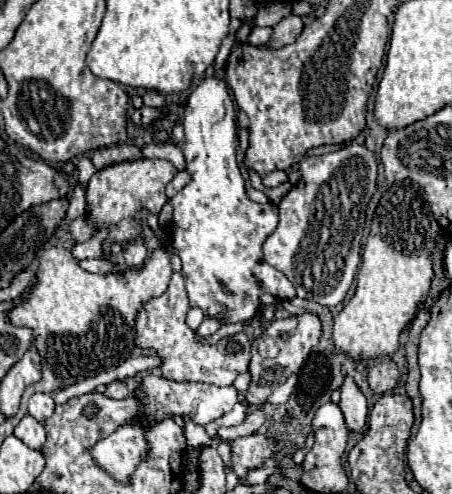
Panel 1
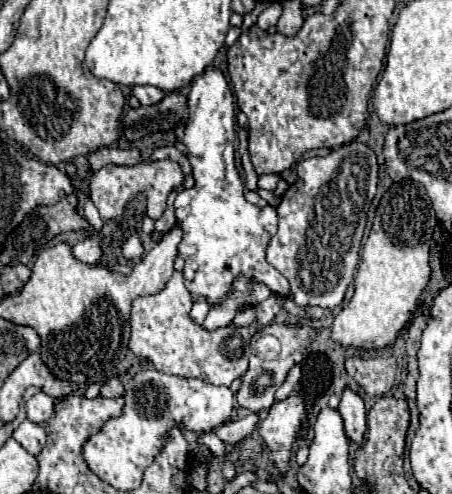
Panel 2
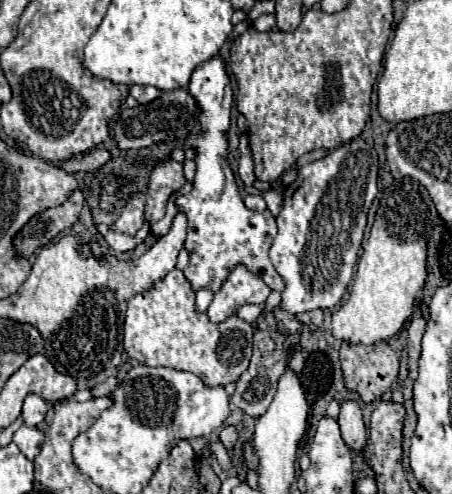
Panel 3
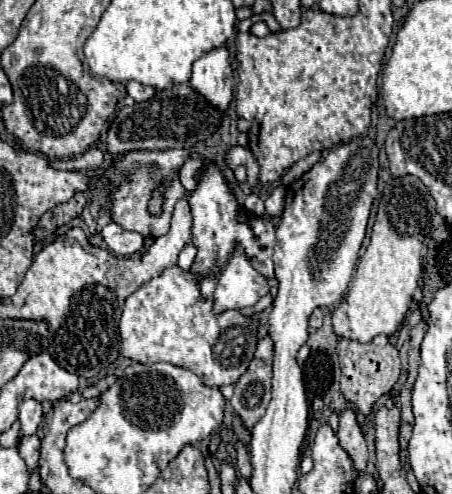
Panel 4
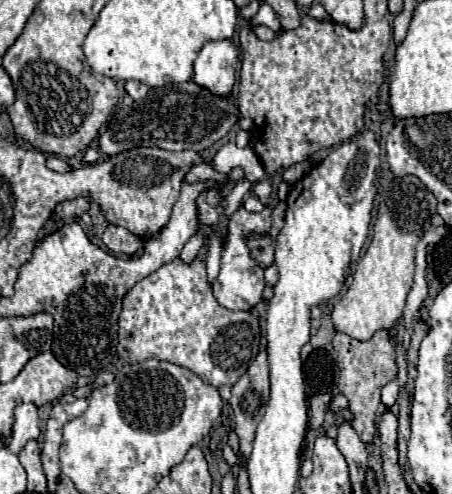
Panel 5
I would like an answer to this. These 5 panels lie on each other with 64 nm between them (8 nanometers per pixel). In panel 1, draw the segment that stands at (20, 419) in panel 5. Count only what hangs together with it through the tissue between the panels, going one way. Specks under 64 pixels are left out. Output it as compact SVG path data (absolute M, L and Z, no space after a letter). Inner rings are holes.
M36 392L30 396L28 400L28 412L36 418L36 420L46 420L48 416L52 416L54 412L54 400L52 400L52 394L42 394L42 392Z

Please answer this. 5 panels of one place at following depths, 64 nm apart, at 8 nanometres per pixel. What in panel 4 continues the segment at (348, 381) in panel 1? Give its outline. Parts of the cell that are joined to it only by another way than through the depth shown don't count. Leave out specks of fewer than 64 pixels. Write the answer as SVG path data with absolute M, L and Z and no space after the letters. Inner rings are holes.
M348 408L348 410L344 410L340 414L338 438L340 438L340 446L352 456L354 468L356 470L364 470L366 468L366 460L368 460L368 450L366 450L364 434L362 434L362 430L358 426L356 412L352 408Z

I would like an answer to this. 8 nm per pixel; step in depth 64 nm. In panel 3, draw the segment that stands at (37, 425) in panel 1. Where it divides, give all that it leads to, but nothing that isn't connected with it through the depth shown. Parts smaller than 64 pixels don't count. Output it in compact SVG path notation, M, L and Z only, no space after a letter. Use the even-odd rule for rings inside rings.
M22 424L22 426L14 432L12 440L18 444L18 448L20 448L30 460L34 460L34 458L38 456L38 452L40 452L40 442L44 440L44 434L42 434L42 430L38 430L38 428L34 428L34 426Z

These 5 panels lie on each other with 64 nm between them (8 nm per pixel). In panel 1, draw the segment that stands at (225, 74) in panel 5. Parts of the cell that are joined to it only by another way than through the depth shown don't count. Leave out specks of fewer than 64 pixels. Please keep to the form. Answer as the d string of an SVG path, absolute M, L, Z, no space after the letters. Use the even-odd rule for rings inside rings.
M216 76L204 78L196 90L190 94L184 110L184 140L178 148L186 160L186 172L192 176L190 184L186 184L172 200L174 206L174 252L182 260L182 274L186 292L190 298L190 308L200 308L206 316L222 320L222 324L252 324L260 314L262 294L272 294L278 300L290 300L296 296L294 284L276 268L264 262L262 242L276 230L278 224L278 206L252 202L244 188L244 178L236 164L236 110L228 88Z

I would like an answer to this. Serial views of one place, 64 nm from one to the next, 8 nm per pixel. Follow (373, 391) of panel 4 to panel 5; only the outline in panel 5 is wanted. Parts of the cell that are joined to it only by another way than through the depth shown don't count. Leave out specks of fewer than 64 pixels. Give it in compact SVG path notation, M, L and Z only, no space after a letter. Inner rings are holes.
M386 330L376 332L370 340L358 342L342 332L336 332L334 350L338 354L338 366L340 366L340 384L338 390L348 398L350 410L352 410L352 426L356 428L358 436L370 444L376 432L374 420L376 420L376 408L380 404L380 390L396 378L398 366L396 366L396 348L390 344L390 336Z

